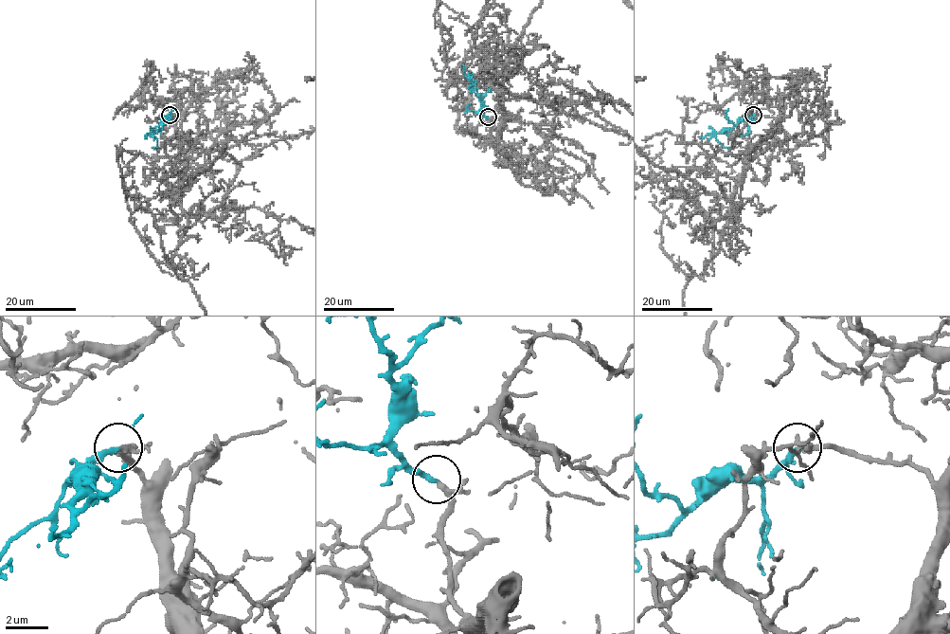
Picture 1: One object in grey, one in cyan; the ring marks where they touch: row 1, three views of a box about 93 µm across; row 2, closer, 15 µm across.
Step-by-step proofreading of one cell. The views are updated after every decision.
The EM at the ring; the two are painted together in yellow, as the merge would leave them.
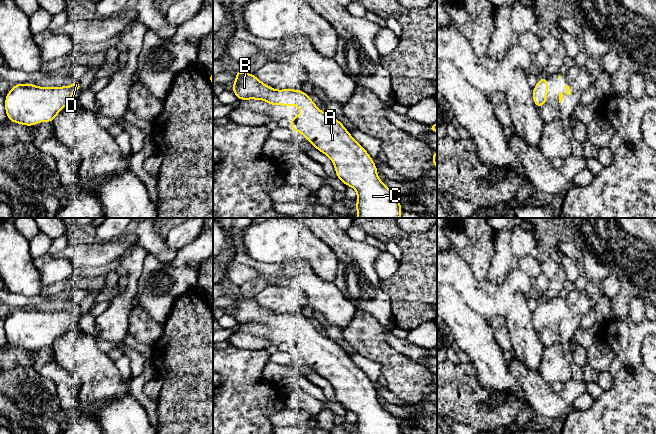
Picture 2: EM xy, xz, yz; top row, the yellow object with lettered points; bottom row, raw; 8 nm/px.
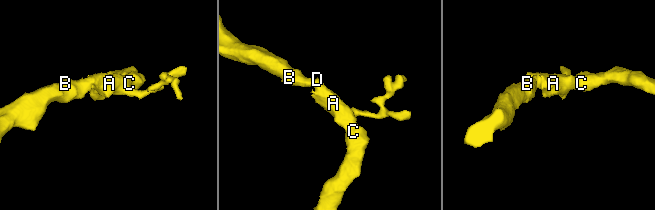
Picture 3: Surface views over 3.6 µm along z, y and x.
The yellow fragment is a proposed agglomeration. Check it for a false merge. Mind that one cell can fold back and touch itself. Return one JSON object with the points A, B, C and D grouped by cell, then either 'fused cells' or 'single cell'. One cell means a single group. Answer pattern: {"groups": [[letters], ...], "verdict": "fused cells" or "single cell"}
{"groups": [["A", "B", "C", "D"]], "verdict": "single cell"}

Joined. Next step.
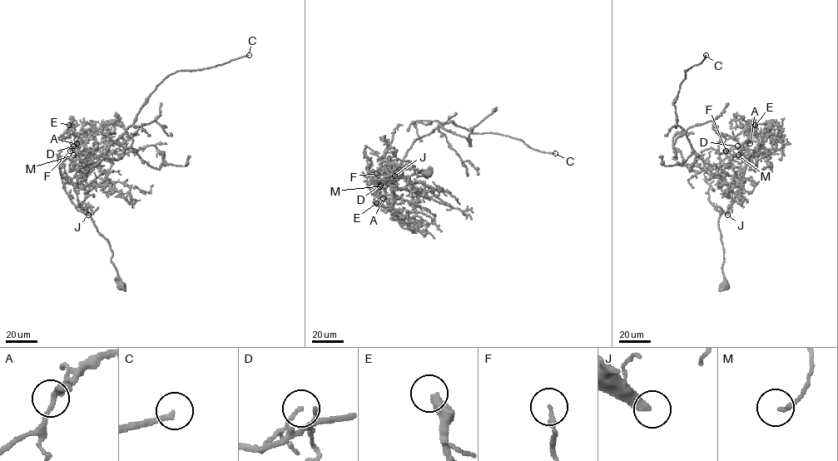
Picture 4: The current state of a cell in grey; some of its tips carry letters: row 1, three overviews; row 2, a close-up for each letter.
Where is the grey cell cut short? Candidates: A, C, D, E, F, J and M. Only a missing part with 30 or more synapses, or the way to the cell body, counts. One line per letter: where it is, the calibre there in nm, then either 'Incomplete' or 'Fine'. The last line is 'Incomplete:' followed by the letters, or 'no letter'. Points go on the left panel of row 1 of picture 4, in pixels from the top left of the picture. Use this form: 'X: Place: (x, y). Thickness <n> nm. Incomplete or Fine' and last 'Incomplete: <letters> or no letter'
A: Place: (76, 143). Thickness 160 nm. Fine
C: Place: (249, 55). Thickness 200 nm. Incomplete
D: Place: (73, 146). Thickness 120 nm. Fine
E: Place: (69, 125). Thickness 400 nm. Incomplete
F: Place: (70, 151). Thickness 160 nm. Fine
J: Place: (88, 215). Thickness 360 nm. Incomplete
M: Place: (73, 155). Thickness 140 nm. Fine
Incomplete: C, E, J

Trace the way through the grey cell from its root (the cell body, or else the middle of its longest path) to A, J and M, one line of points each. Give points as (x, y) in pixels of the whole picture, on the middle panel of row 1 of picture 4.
A: (427, 171), (397, 167), (388, 176), (395, 185), (393, 187), (394, 201), (390, 208), (389, 199), (383, 198)
J: (427, 171), (418, 172), (399, 166), (393, 171), (394, 175)
M: (427, 171), (401, 166), (394, 170), (388, 176), (395, 185), (390, 208), (382, 180), (379, 186)

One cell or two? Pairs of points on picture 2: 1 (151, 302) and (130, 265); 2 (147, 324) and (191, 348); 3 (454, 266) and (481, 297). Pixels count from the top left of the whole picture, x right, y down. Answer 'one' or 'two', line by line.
1: two
2: two
3: one

